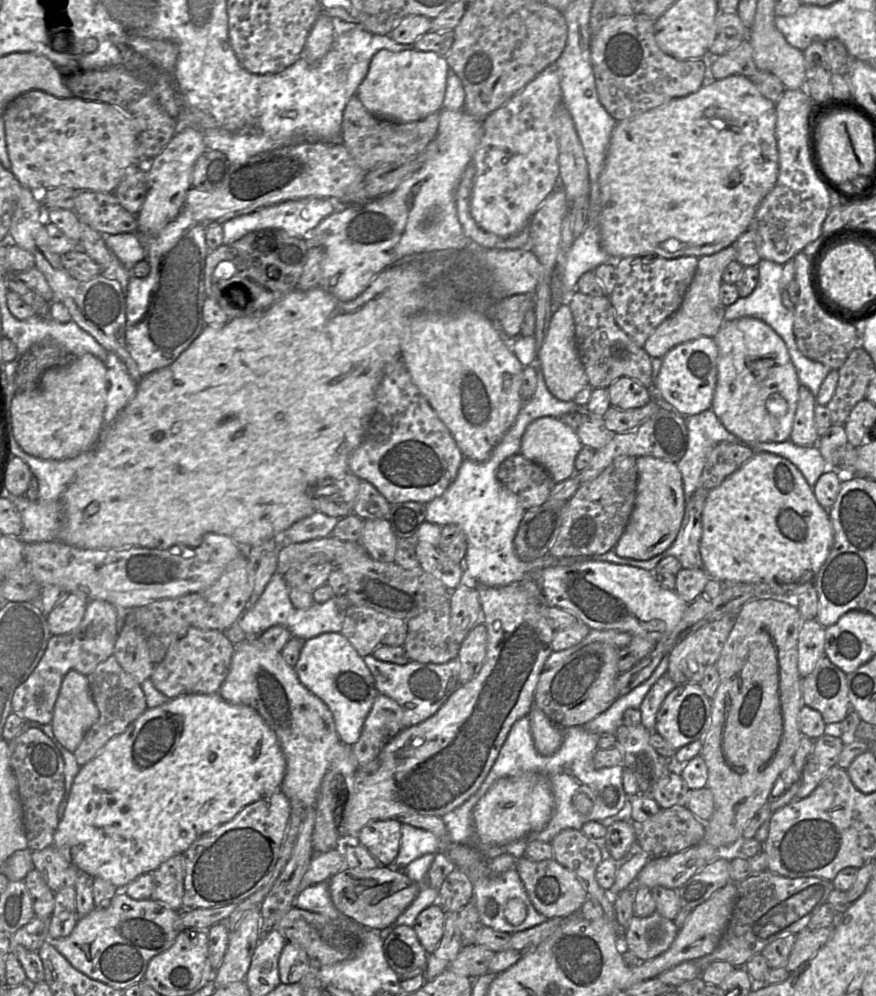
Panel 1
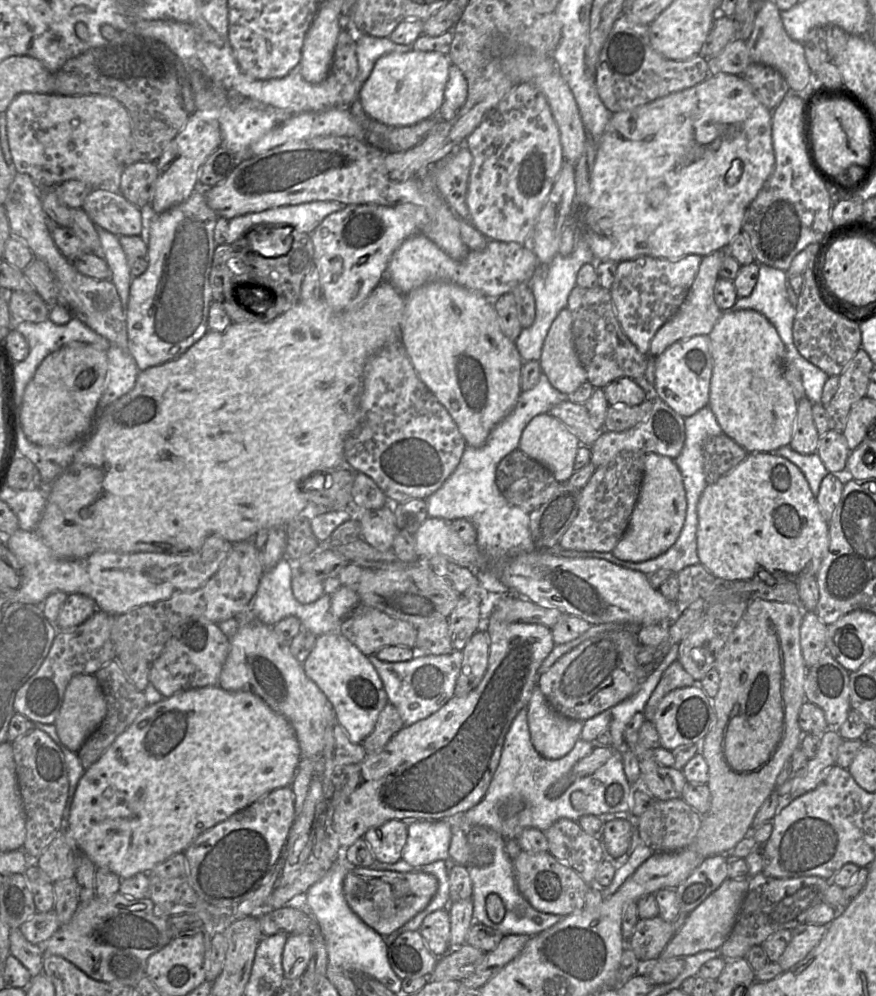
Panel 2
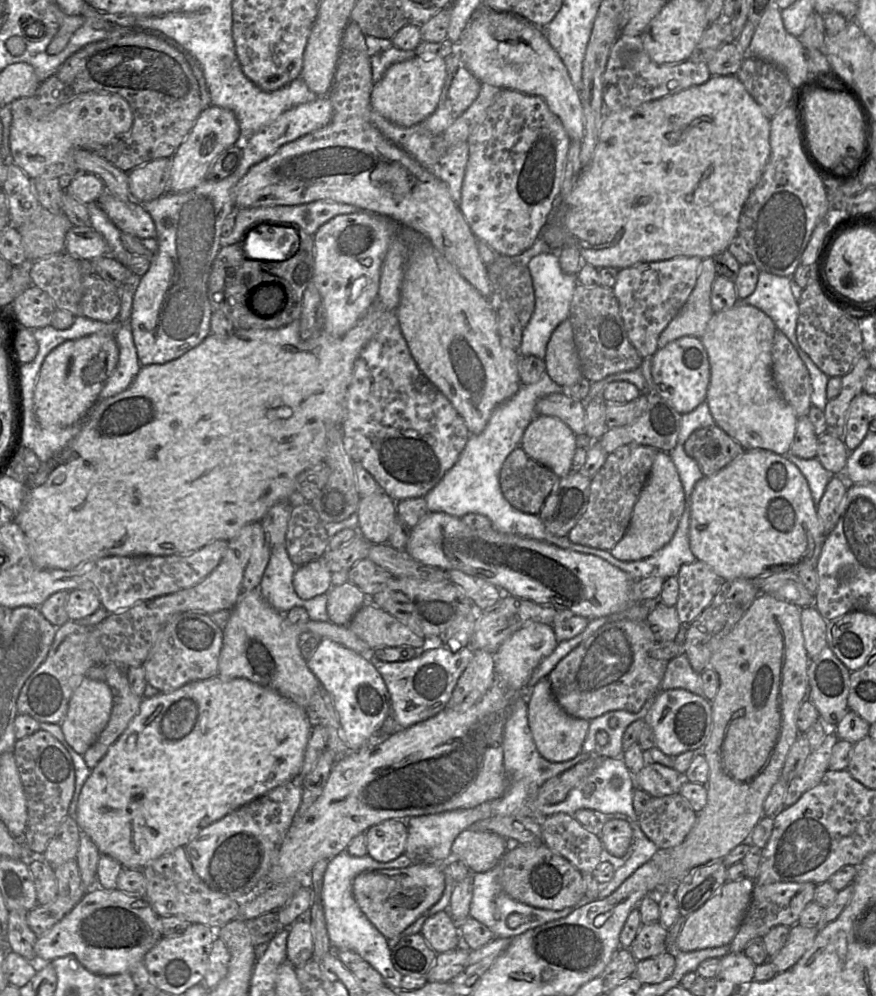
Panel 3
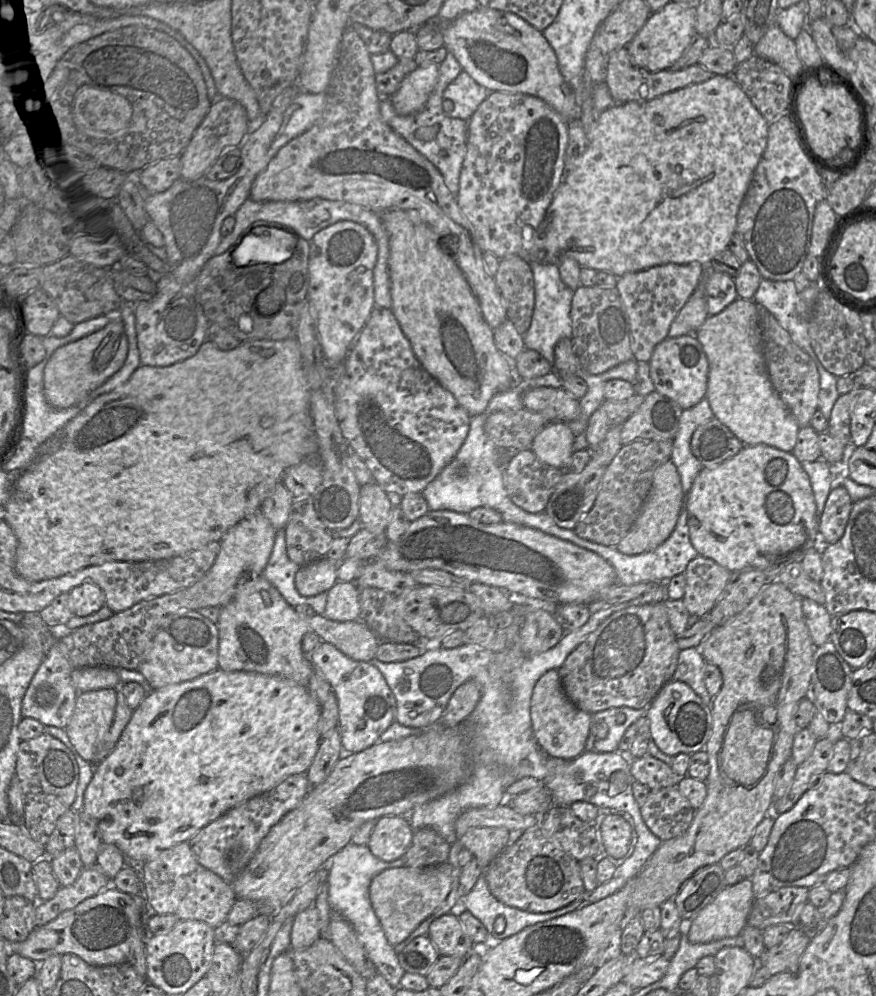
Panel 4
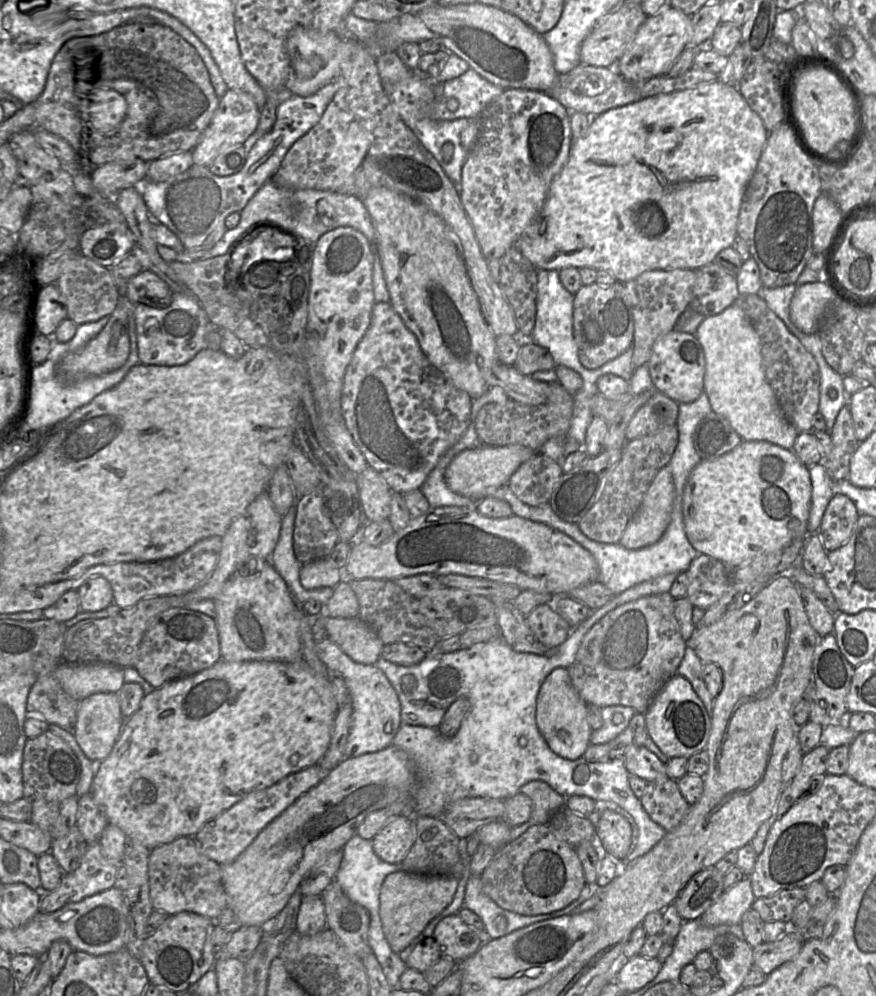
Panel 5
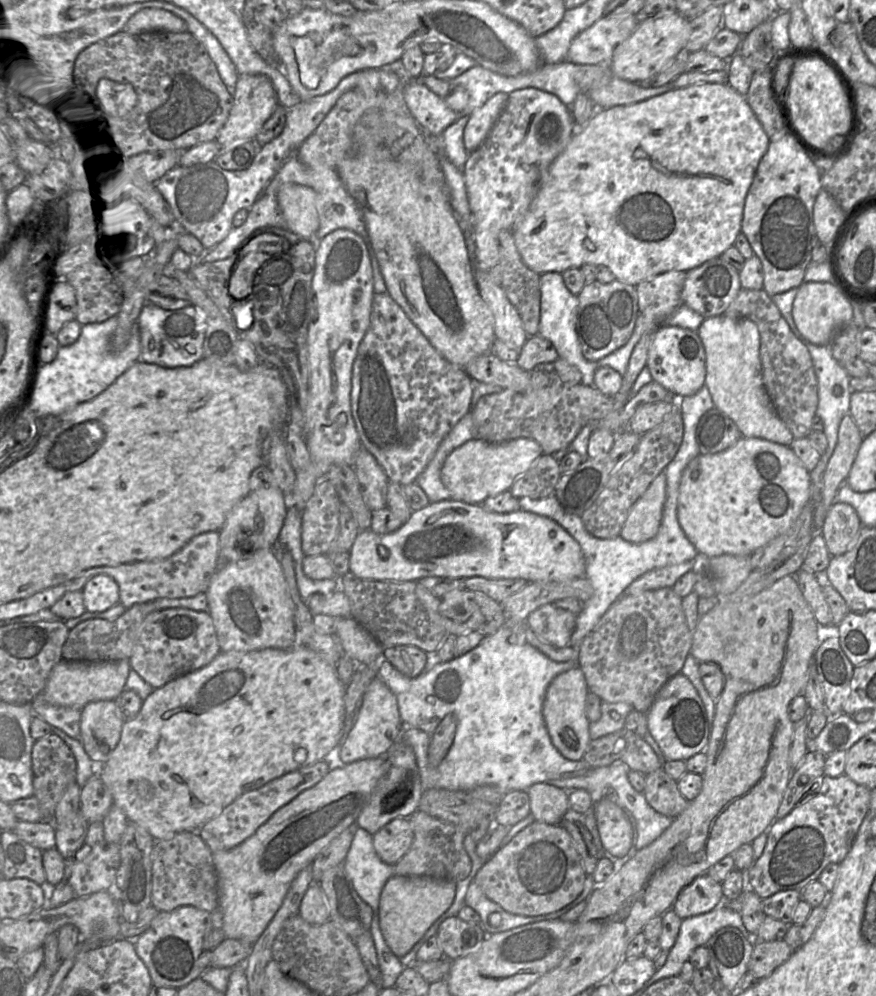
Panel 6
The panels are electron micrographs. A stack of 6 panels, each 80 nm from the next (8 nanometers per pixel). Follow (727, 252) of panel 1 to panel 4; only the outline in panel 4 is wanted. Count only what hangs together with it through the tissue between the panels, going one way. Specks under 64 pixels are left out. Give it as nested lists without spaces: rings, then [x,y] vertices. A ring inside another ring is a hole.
[[[701,281],[676,318],[668,331],[668,337],[676,338],[682,335],[695,334],[709,316],[706,295]]]

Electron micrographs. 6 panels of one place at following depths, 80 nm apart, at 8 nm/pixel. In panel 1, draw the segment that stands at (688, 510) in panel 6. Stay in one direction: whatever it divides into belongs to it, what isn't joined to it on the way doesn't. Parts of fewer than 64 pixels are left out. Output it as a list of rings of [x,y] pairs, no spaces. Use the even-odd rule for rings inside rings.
[[[755,453],[739,469],[728,476],[719,486],[709,490],[702,514],[702,535],[699,552],[703,569],[711,579],[719,581],[734,581],[755,585],[767,585],[772,594],[777,596],[792,596],[793,591],[805,583],[813,583],[822,564],[825,562],[833,543],[832,523],[825,510],[816,500],[812,488],[808,485],[799,469],[789,460],[771,453]]]

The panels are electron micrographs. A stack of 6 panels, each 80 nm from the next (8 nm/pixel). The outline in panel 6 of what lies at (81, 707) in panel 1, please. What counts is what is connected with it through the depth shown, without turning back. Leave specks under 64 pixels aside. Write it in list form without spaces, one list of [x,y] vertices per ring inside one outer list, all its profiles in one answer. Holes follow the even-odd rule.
[[[99,700],[81,710],[81,743],[94,762],[105,763],[115,750],[126,721],[114,700]]]

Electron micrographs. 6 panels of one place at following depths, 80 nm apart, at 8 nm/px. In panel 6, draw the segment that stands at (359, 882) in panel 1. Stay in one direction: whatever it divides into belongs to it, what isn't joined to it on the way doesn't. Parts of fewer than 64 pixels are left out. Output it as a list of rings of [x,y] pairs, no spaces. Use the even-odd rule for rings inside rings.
[[[392,876],[382,889],[379,925],[386,944],[402,958],[423,937],[430,926],[452,905],[457,883],[427,876]]]

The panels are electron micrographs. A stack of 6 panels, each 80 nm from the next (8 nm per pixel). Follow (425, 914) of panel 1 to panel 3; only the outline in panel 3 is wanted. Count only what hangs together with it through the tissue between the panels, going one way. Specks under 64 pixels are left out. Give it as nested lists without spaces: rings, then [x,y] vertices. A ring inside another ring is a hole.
[[[448,910],[429,917],[420,933],[437,954],[452,951],[462,945],[459,927]]]

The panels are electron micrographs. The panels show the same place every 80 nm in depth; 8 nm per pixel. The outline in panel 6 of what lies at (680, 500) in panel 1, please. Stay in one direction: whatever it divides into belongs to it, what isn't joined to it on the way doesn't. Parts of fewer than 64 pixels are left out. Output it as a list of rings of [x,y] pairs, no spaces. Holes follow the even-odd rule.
[[[662,471],[630,509],[620,536],[631,543],[653,538],[661,524],[665,499],[666,474]]]

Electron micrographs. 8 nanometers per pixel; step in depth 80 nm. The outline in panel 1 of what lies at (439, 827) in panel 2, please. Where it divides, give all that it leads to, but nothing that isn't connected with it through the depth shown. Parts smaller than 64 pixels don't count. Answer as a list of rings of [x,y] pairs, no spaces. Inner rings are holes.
[[[402,823],[401,833],[400,850],[394,862],[399,869],[422,855],[441,851],[441,840],[430,831]]]

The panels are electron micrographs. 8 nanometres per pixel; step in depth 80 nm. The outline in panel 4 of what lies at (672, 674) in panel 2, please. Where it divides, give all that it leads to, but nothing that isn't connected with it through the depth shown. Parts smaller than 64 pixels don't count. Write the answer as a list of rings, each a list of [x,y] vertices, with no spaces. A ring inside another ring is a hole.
[[[691,647],[680,650],[673,680],[684,682],[690,686],[711,709],[713,697],[709,695],[704,683],[705,664],[699,648]]]

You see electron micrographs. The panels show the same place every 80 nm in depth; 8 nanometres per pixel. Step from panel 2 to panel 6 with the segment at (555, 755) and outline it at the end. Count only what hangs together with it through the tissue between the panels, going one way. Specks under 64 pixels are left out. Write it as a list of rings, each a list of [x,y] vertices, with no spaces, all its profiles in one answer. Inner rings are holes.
[[[579,667],[558,674],[546,690],[542,714],[552,744],[568,760],[581,760],[590,743],[589,724],[585,704],[589,692],[582,670]]]

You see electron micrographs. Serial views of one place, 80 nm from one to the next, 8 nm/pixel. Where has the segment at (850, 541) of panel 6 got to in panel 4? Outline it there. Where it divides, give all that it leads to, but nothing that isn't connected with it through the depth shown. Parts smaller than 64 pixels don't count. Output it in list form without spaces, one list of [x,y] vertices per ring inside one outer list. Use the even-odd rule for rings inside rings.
[[[841,485],[834,486],[819,516],[819,540],[823,545],[834,544],[843,536],[853,501]]]

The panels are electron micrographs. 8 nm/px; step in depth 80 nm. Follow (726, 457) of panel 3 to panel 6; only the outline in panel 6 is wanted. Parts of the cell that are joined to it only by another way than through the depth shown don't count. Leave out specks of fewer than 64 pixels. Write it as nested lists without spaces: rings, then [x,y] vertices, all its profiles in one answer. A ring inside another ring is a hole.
[[[715,407],[701,416],[695,432],[699,454],[722,452],[736,444],[741,437],[736,424]]]

